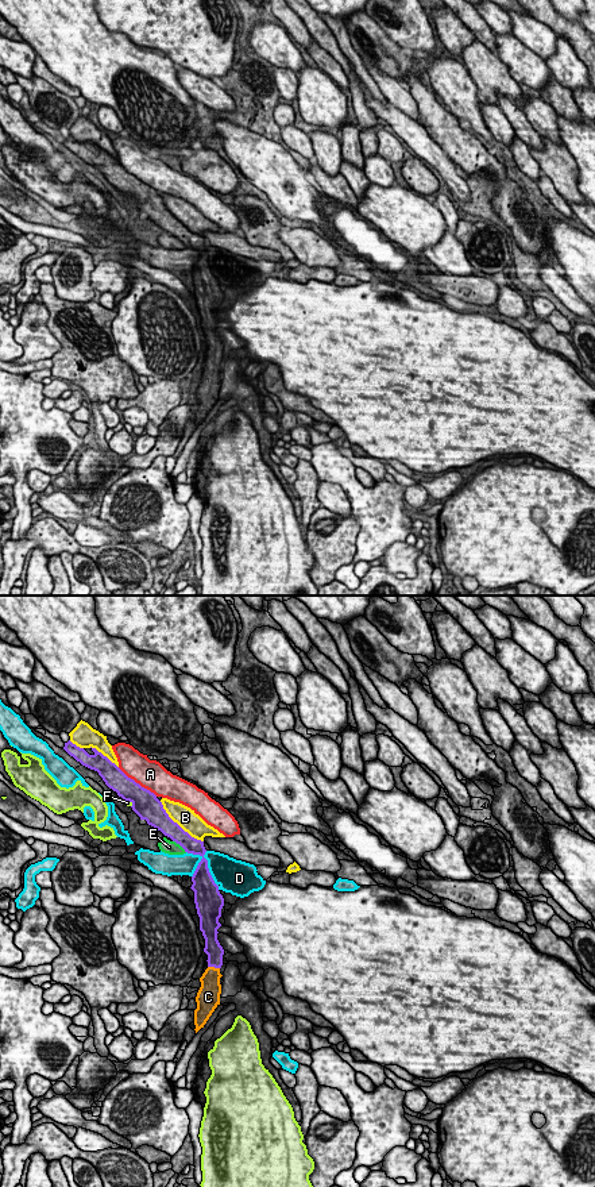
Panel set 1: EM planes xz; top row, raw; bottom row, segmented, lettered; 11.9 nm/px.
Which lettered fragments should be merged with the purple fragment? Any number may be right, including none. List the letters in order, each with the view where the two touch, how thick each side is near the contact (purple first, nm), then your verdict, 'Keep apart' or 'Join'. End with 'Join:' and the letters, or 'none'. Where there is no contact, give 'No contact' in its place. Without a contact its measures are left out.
A: Touches purple in xz. Thickness 300 nm (purple) against 360 nm. Keep apart
B: Touches purple in xz. Thickness 240 nm (purple) against 240 nm. Keep apart
C: Touches purple in xz. Thickness 200 nm (purple) against 240 nm. Join
D: Touches purple in xz. Thickness 260 nm (purple) against 360 nm. Keep apart
E: Touches purple in xz. Thickness 200 nm (purple) against 160 nm. Keep apart
F: Touches purple in xz. Thickness 320 nm (purple) against 60 nm. Keep apart
Join: C

